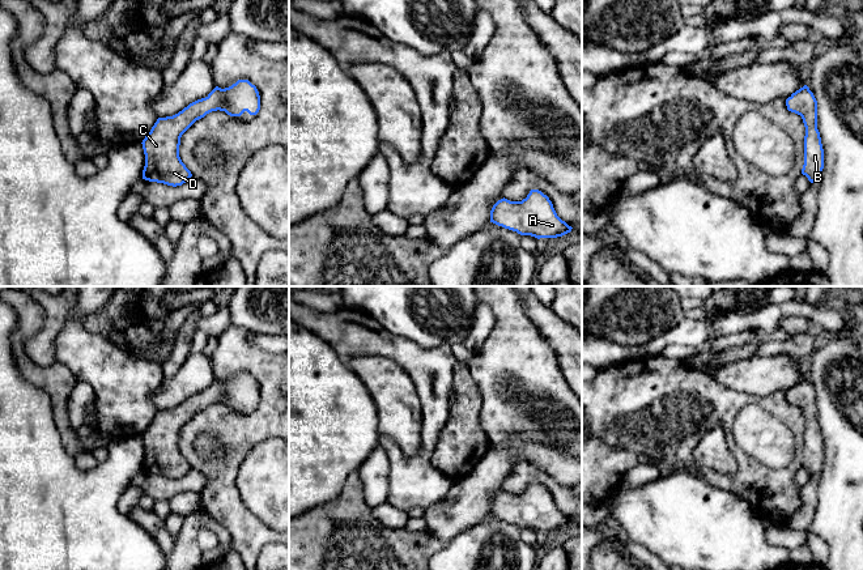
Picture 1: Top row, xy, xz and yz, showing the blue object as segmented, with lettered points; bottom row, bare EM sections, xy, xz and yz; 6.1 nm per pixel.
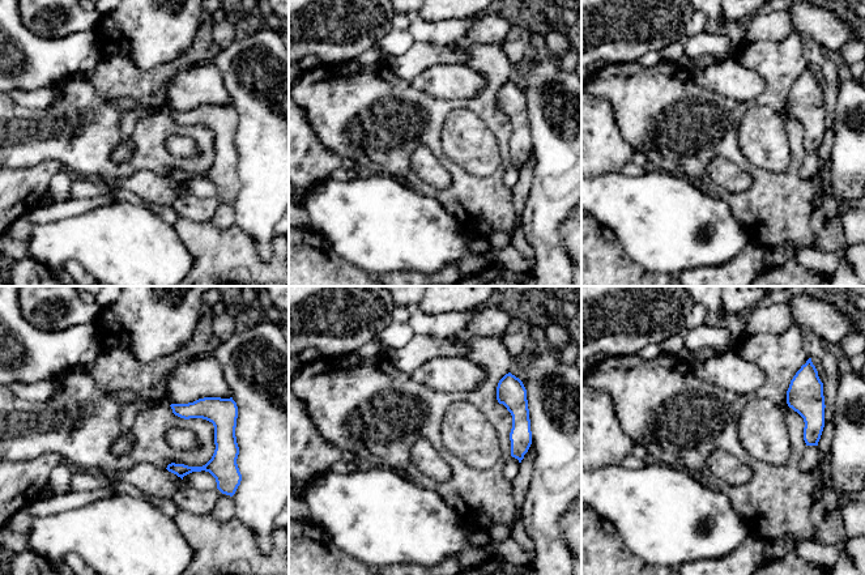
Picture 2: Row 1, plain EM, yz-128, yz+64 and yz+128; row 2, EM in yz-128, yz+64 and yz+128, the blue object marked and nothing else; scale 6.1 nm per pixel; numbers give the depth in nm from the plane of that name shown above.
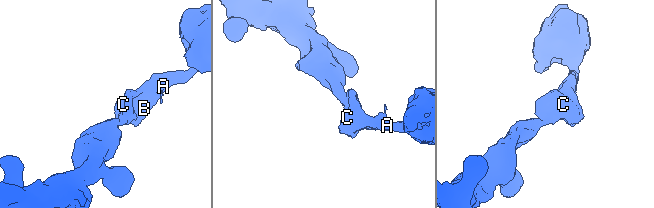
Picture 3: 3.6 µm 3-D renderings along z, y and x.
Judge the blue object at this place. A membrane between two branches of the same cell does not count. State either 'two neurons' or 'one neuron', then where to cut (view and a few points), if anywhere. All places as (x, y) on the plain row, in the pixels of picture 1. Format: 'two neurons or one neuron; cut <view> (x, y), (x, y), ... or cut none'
one neuron; cut none

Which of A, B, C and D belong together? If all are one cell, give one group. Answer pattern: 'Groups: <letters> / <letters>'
Groups: A B C D

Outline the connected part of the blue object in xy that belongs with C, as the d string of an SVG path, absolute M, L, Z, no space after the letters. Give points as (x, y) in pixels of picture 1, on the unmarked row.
M238 373L235 377L225 382L216 379L205 391L190 396L178 407L158 411L141 435L145 447L143 472L173 480L186 476L192 467L179 450L180 430L196 413L217 403L225 404L230 409L241 409L245 404L250 408L256 408L260 403L260 388L256 379L248 373Z

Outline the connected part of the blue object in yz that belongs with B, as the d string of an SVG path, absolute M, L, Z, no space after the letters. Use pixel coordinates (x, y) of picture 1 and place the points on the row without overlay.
M807 378L792 386L786 392L787 403L802 409L804 429L804 458L802 467L811 476L820 473L824 461L824 442L817 422L817 394Z

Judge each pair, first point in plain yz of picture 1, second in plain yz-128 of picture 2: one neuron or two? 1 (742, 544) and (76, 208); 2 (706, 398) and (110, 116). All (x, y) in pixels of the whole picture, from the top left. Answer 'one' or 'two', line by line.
1: two
2: one

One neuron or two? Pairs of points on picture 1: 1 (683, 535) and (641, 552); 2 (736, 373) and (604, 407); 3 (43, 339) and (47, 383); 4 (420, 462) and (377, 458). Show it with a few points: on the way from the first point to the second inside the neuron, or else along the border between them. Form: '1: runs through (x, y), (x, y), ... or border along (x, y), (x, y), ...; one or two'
1: border along (624, 530), (630, 540), (658, 556); two
2: border along (710, 377), (740, 392); two
3: border along (24, 345), (28, 356), (37, 364), (56, 364); two
4: border along (378, 443), (387, 459), (389, 490); two

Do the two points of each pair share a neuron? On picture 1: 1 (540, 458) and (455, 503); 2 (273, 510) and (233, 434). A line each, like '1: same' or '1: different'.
1: same
2: different

